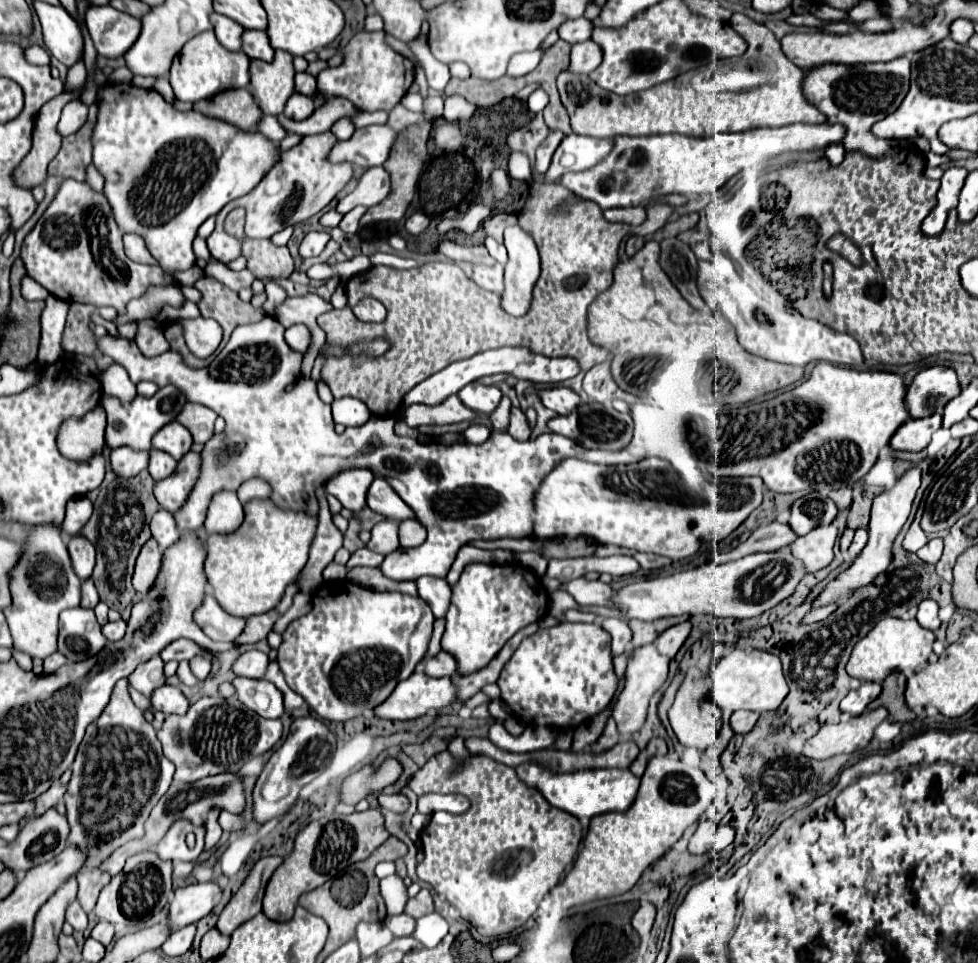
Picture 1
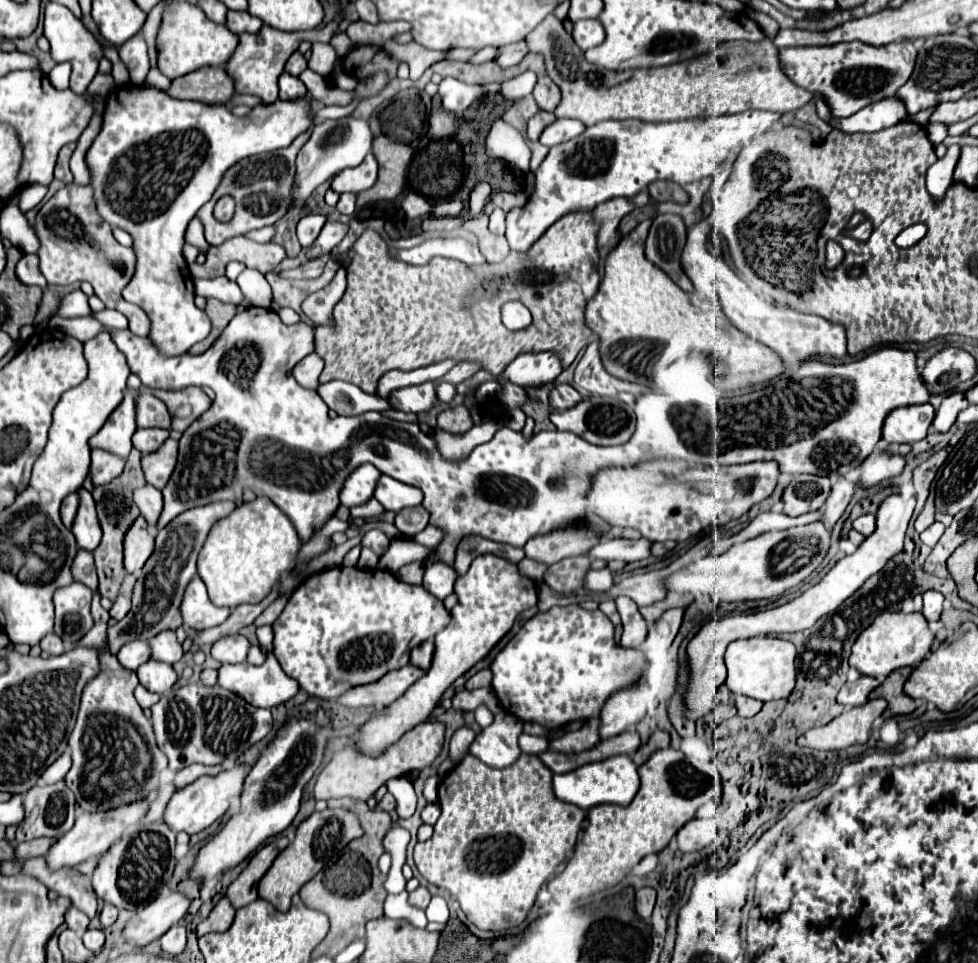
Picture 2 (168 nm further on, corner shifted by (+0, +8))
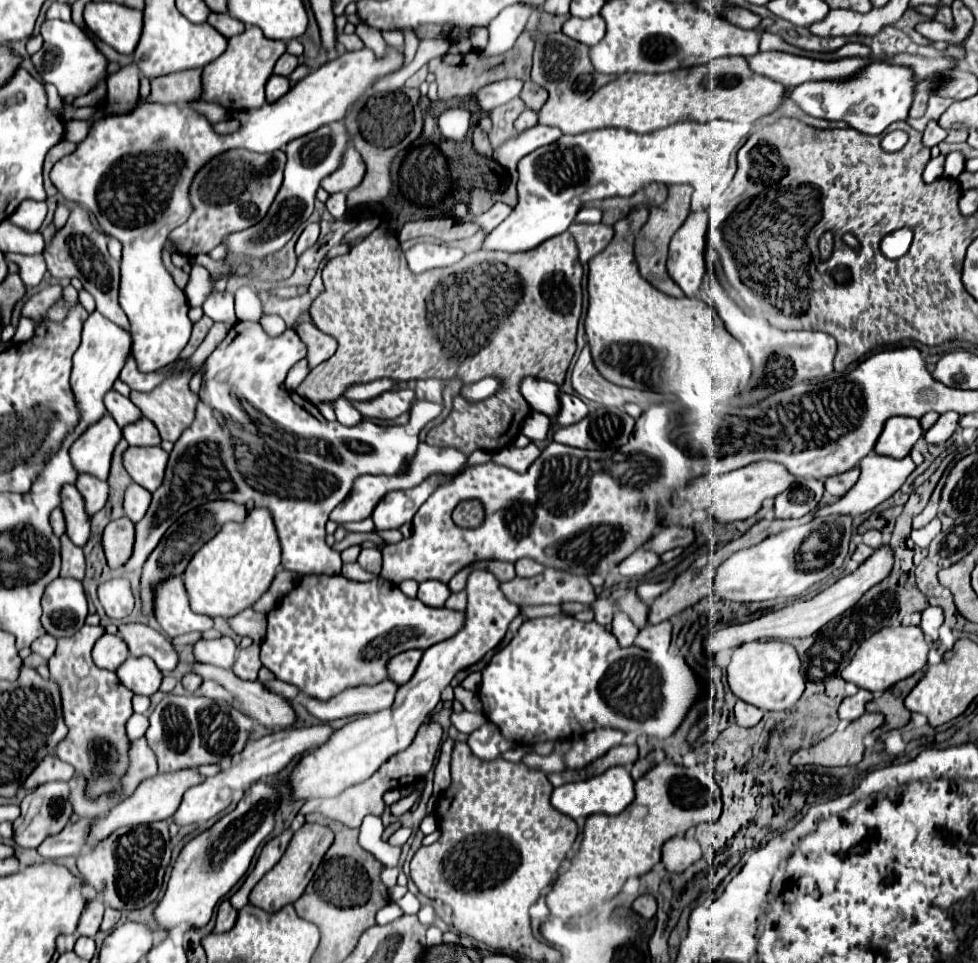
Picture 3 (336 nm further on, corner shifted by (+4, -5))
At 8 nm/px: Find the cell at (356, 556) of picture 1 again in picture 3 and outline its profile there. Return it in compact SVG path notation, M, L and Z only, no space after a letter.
M357 563L343 565L341 575L343 575L343 577L347 577L347 579L353 579L353 581L371 581L371 579L373 579L373 575L369 575L367 571L363 571Z

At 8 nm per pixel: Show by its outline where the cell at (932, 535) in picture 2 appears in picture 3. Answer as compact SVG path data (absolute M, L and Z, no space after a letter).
M935 517L935 519L933 519L931 523L927 523L925 527L913 529L913 531L911 531L911 539L913 539L915 545L919 545L919 547L929 547L929 543L933 541L935 535L939 535L939 531L941 531L941 521Z

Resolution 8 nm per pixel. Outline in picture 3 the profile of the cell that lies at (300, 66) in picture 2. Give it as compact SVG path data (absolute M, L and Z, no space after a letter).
M285 53L285 55L281 55L279 57L279 61L275 63L275 69L273 69L273 73L275 75L283 75L283 77L287 77L295 67L297 67L297 57L295 55L289 55L289 53Z

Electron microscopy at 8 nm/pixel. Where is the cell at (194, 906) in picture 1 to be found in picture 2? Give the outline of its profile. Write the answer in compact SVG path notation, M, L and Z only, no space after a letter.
M167 890L153 904L141 912L137 926L125 928L125 940L133 946L145 946L153 940L159 940L173 924L177 924L189 912L191 898L177 890Z

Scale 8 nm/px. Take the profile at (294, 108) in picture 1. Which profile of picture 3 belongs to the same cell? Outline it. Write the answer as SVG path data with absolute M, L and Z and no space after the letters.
M271 75L265 91L267 91L267 103L273 103L289 91L289 79L281 77L281 75Z

